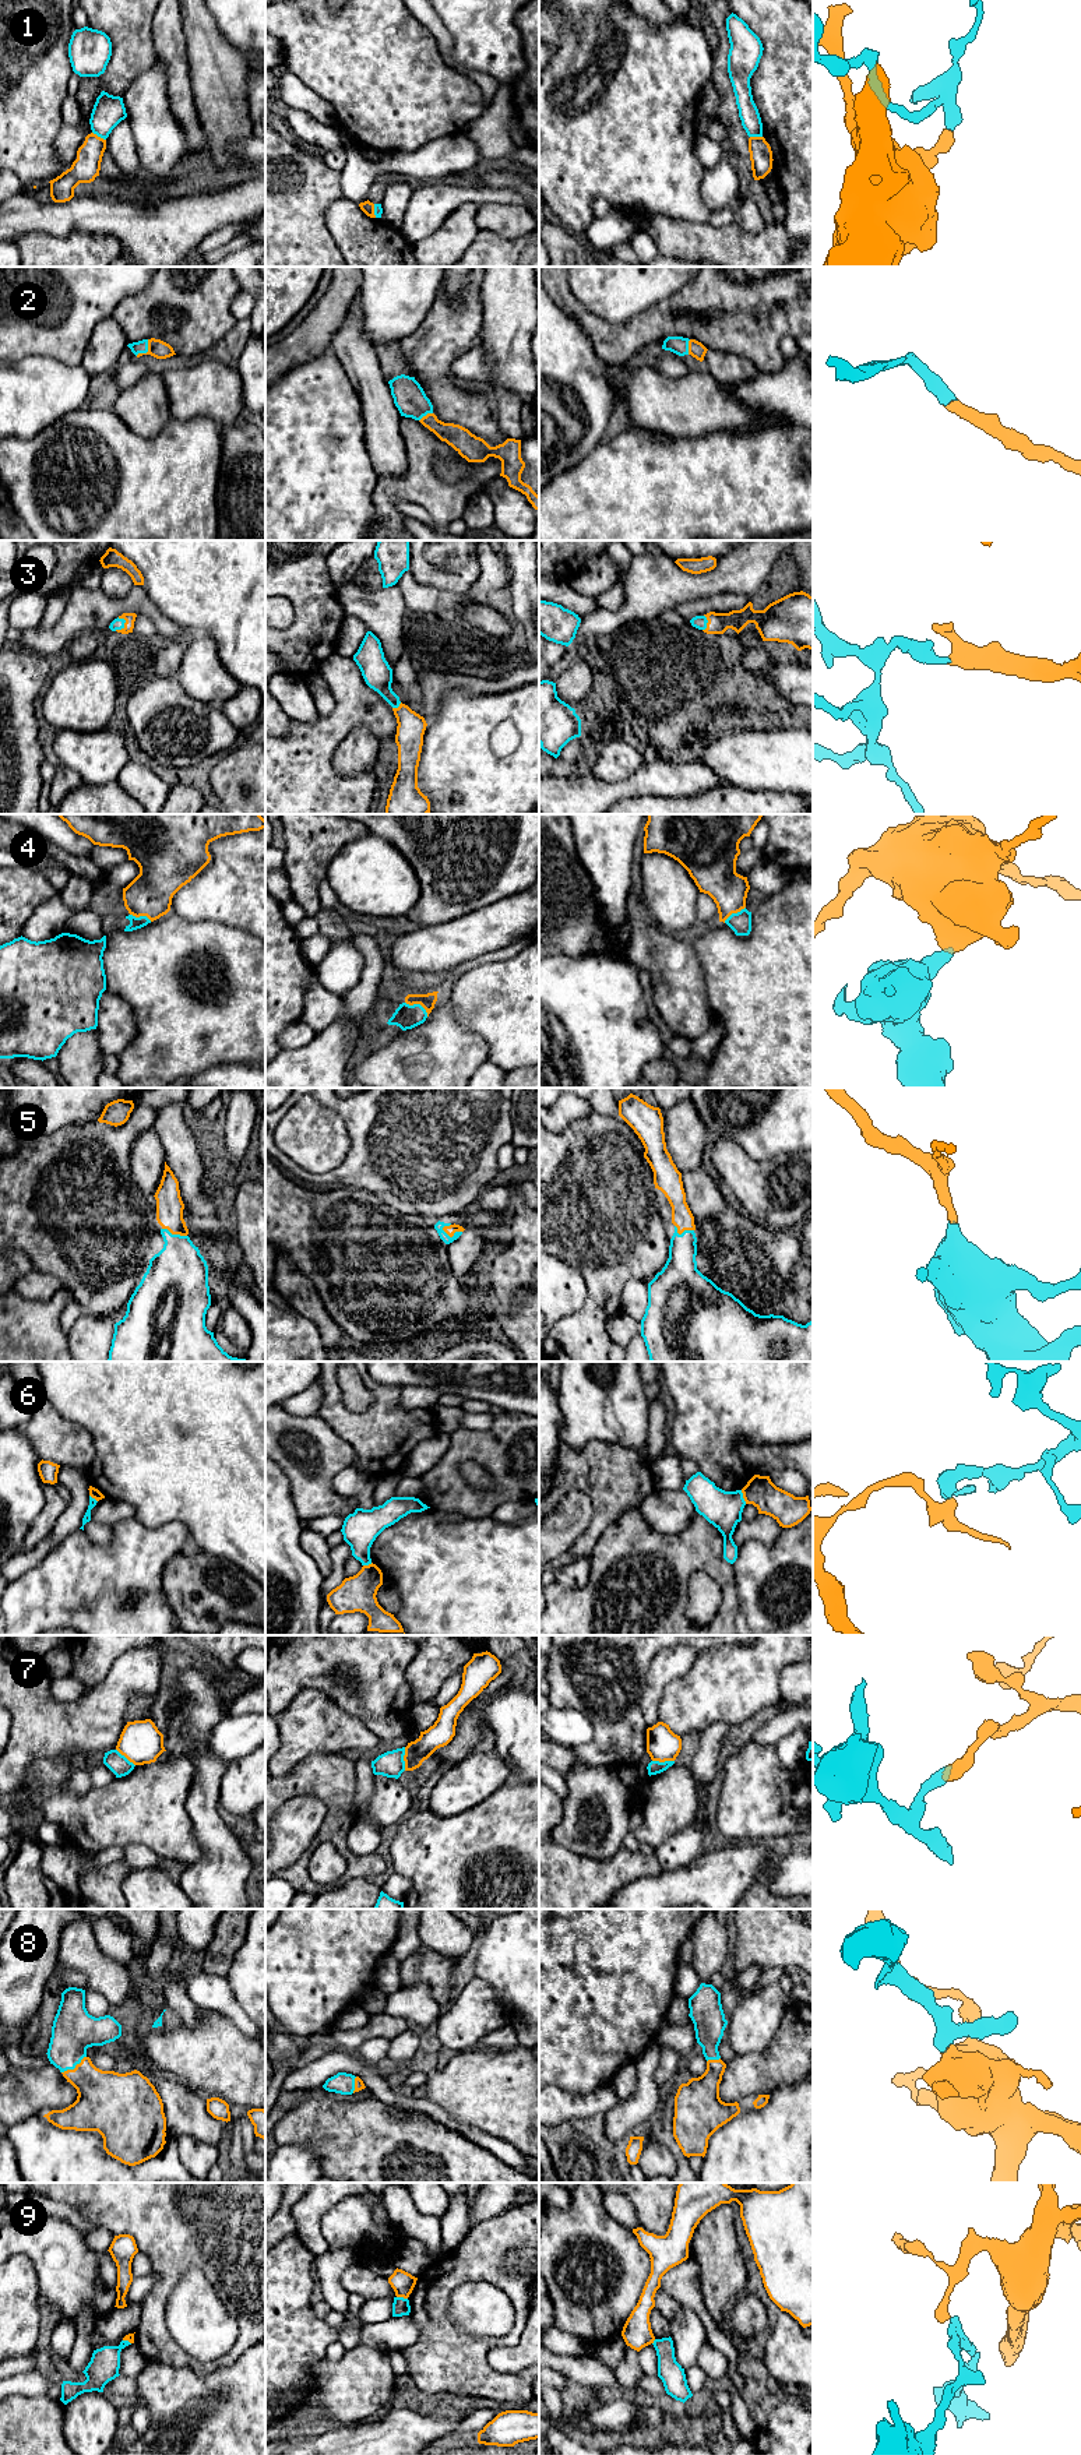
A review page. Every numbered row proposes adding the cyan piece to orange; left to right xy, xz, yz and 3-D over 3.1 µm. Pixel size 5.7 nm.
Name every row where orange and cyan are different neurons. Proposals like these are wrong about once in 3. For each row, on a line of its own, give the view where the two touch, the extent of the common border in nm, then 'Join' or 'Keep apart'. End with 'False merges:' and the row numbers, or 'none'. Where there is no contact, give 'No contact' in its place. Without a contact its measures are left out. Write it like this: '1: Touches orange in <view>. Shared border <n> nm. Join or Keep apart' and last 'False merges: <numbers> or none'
1: Touches orange in xy. Shared border 90 nm. Keep apart
2: Touches orange in xy. Shared border 120 nm. Join
3: Touches orange in xy. Shared border 90 nm. Join
4: Touches orange in xz. Shared border 160 nm. Join
5: Touches orange in xz. Shared border 120 nm. Join
6: Touches orange in yz. Shared border 90 nm. Keep apart
7: Touches orange in xz. Shared border 140 nm. Keep apart
8: Touches orange in xy. Shared border 170 nm. Join
9: Touches orange in xz. Shared border 70 nm. Keep apart
False merges: 1, 6, 7, 9

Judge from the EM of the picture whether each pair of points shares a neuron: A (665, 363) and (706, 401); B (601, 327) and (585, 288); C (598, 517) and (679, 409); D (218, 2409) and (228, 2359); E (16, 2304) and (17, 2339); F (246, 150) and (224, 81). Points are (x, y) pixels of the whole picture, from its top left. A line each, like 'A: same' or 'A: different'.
A: different
B: different
C: different
D: different
E: same
F: different

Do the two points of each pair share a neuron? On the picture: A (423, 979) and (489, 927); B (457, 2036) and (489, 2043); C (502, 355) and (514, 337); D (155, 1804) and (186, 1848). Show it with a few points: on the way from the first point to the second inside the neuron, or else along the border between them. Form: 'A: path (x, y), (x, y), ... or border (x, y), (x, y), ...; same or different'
A: border (462, 962), (435, 972), (398, 972); different
B: border (509, 2022), (489, 2032), (476, 2047); different
C: path (506, 351), (510, 341); same
D: path (155, 1816), (175, 1837); same

